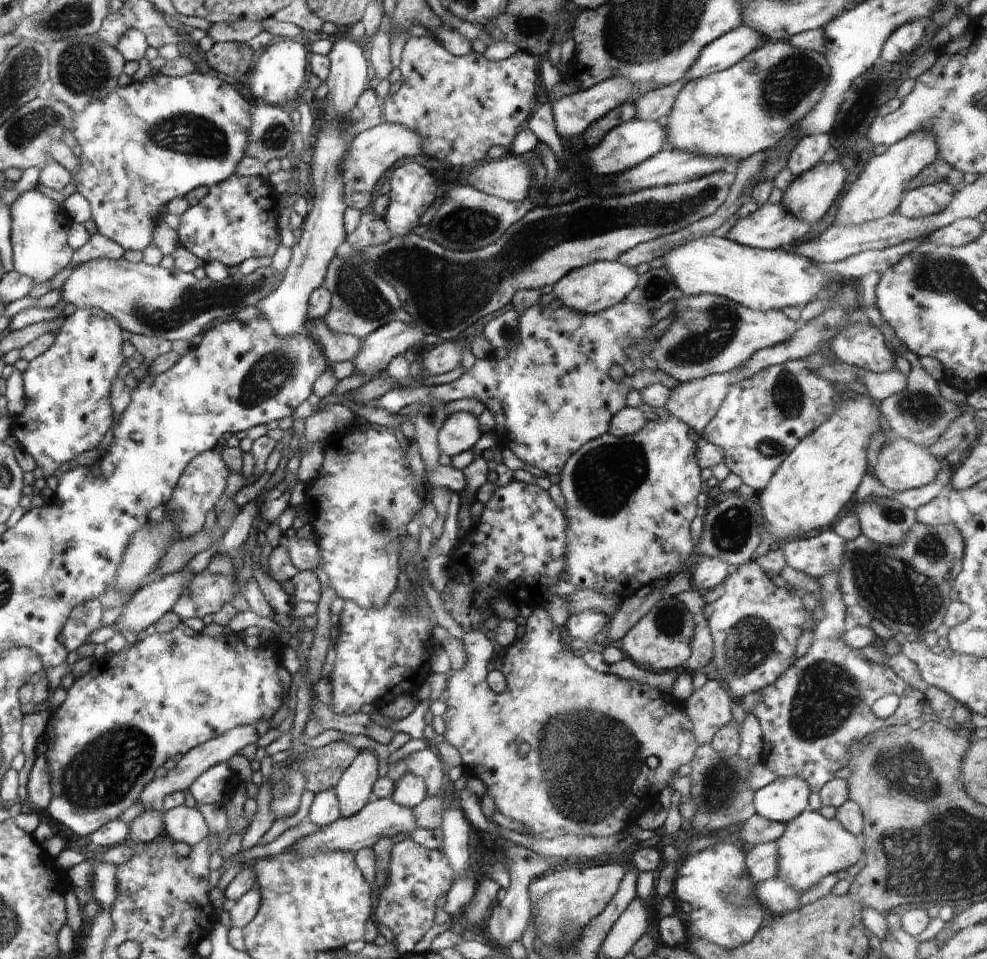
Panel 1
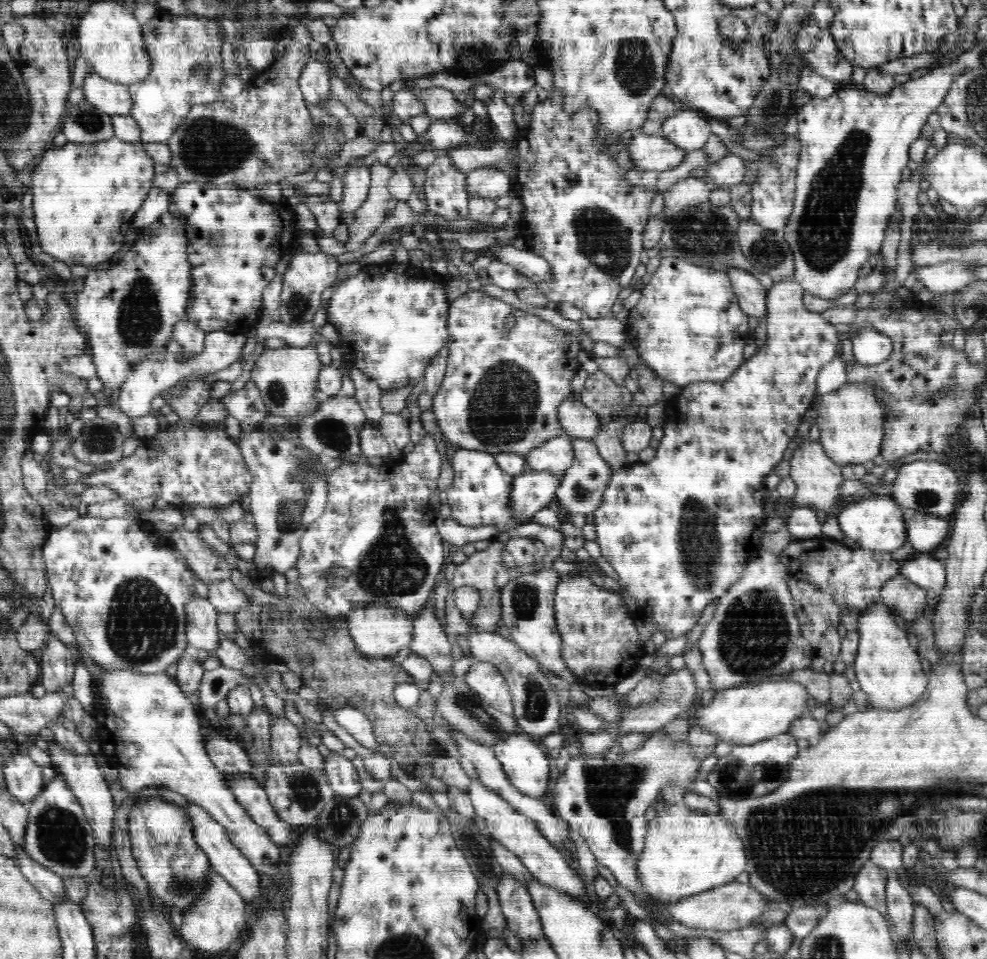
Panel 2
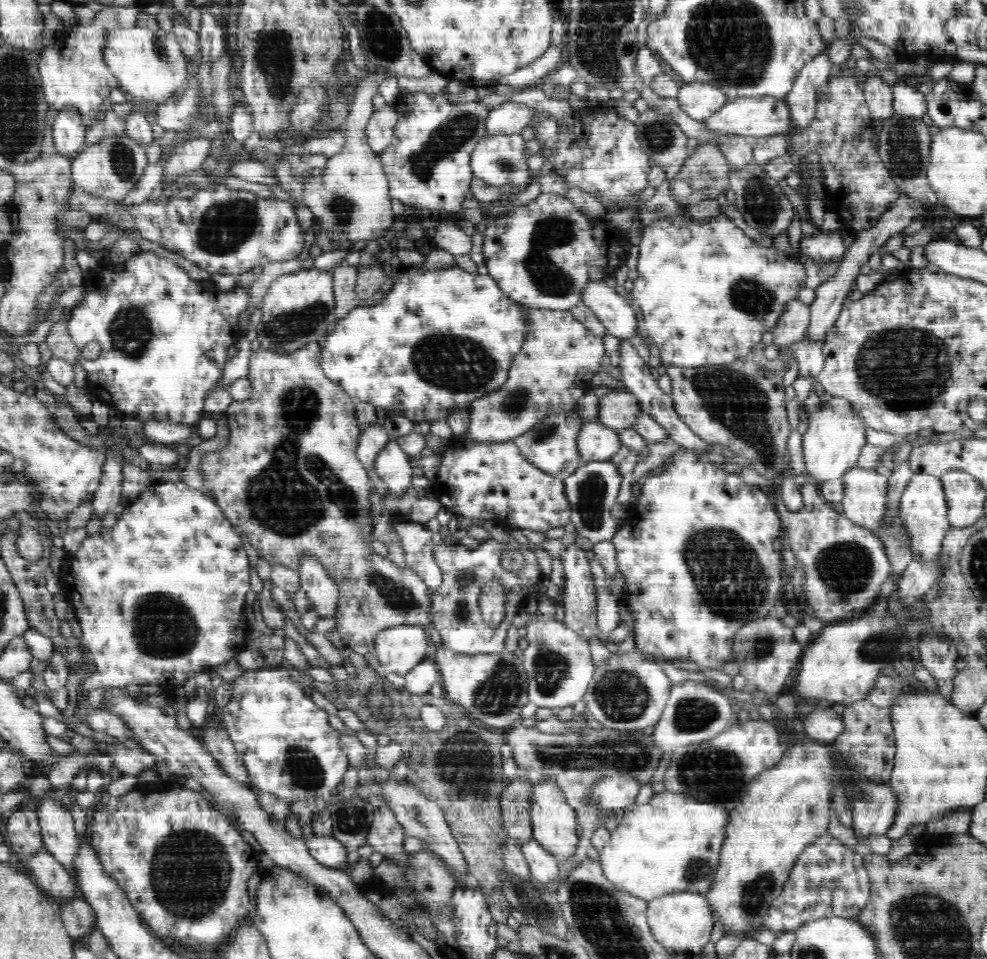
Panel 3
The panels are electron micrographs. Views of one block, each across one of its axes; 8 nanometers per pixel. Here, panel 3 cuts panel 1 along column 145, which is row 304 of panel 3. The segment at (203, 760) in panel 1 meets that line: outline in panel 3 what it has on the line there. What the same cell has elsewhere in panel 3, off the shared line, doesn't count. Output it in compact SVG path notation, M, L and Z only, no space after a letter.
M799 299L794 300L790 306L787 306L786 314L782 315L778 326L771 330L773 343L780 349L782 346L800 342L802 338L805 338L810 322L809 306Z

